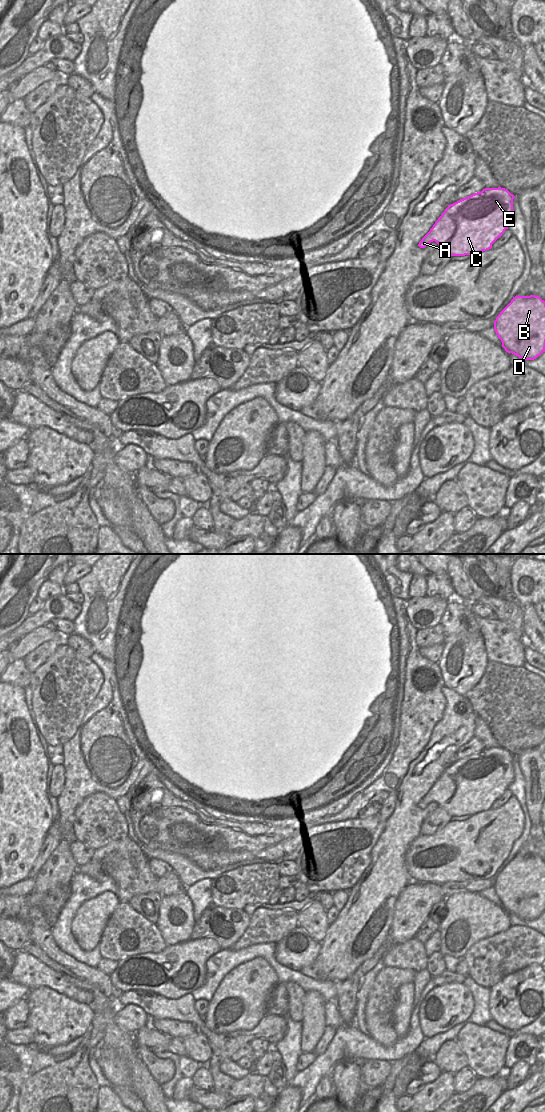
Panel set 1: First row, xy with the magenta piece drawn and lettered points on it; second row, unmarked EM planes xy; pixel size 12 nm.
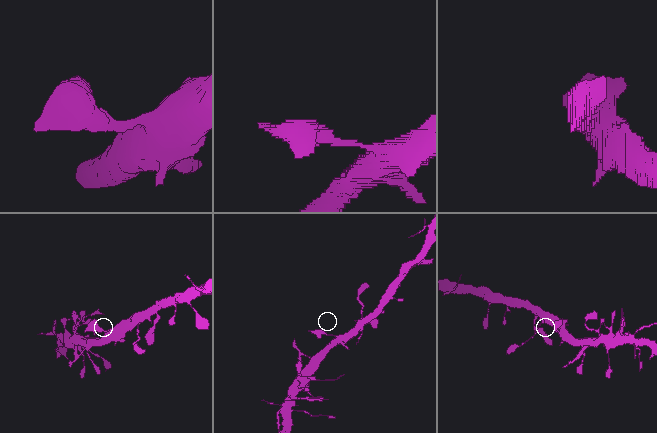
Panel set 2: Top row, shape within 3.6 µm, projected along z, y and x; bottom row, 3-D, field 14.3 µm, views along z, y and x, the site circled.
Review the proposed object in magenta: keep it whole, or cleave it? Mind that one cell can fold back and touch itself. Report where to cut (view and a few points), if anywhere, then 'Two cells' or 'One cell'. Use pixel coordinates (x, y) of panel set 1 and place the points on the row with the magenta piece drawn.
No split. One cell.

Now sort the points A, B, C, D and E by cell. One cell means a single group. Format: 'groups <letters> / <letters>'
groups A B C D E

